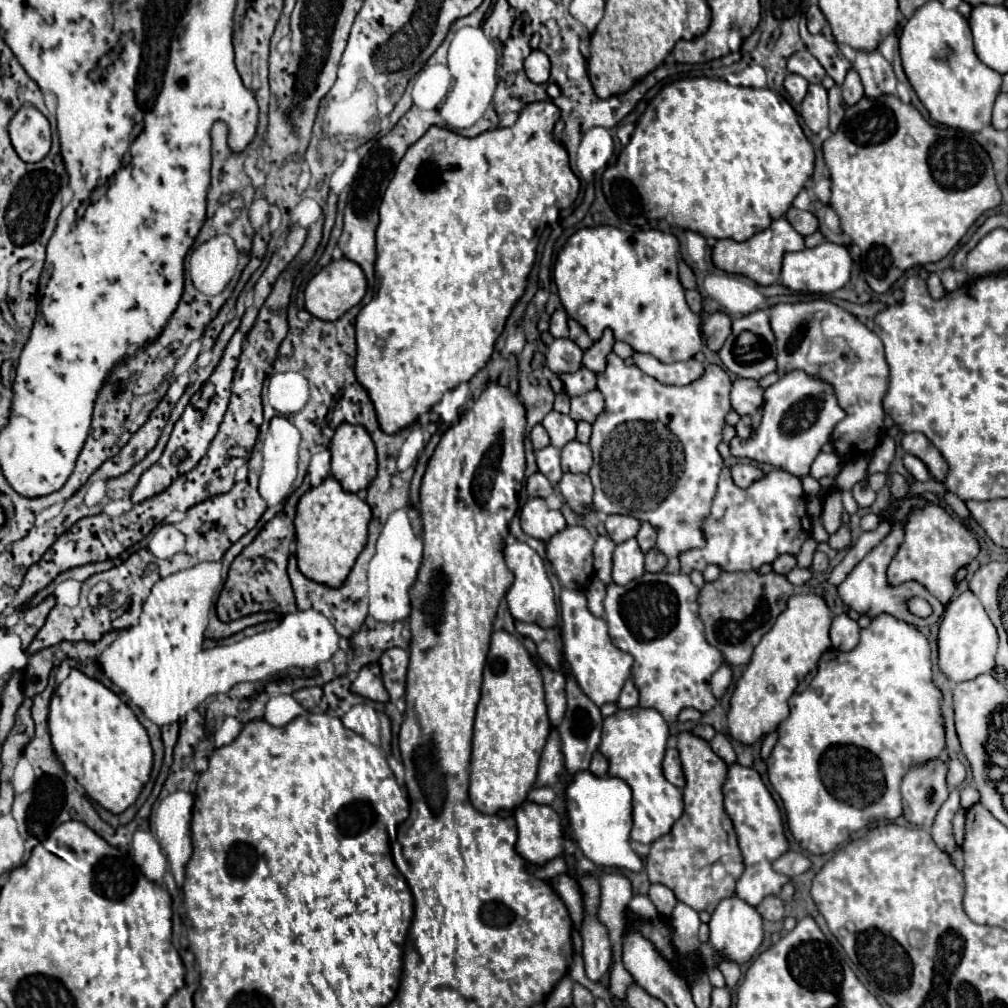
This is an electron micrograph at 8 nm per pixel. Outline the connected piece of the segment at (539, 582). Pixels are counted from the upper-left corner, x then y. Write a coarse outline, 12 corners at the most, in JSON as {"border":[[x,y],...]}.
{"border":[[527,543],[505,545],[515,575],[505,599],[517,621],[557,627],[543,559]]}

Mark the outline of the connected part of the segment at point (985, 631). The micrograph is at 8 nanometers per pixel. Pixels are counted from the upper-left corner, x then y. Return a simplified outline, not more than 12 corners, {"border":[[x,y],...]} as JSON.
{"border":[[965,591],[941,619],[939,667],[951,681],[995,669],[997,631]]}

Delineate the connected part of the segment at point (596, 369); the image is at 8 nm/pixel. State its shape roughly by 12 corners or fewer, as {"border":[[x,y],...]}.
{"border":[[609,329],[583,353],[583,365],[601,373],[615,337]]}

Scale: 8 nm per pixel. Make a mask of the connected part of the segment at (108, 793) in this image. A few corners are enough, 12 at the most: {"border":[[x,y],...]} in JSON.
{"border":[[79,669],[51,697],[65,771],[113,815],[149,781],[145,727]]}

